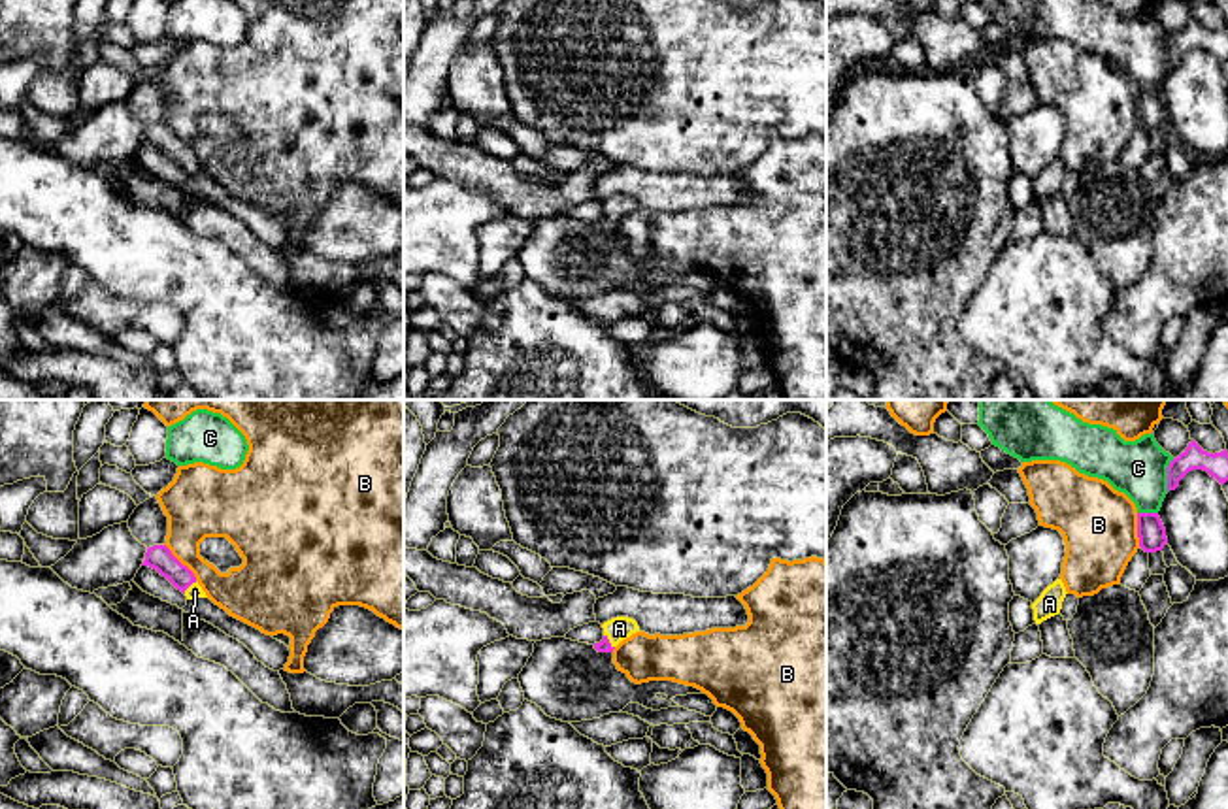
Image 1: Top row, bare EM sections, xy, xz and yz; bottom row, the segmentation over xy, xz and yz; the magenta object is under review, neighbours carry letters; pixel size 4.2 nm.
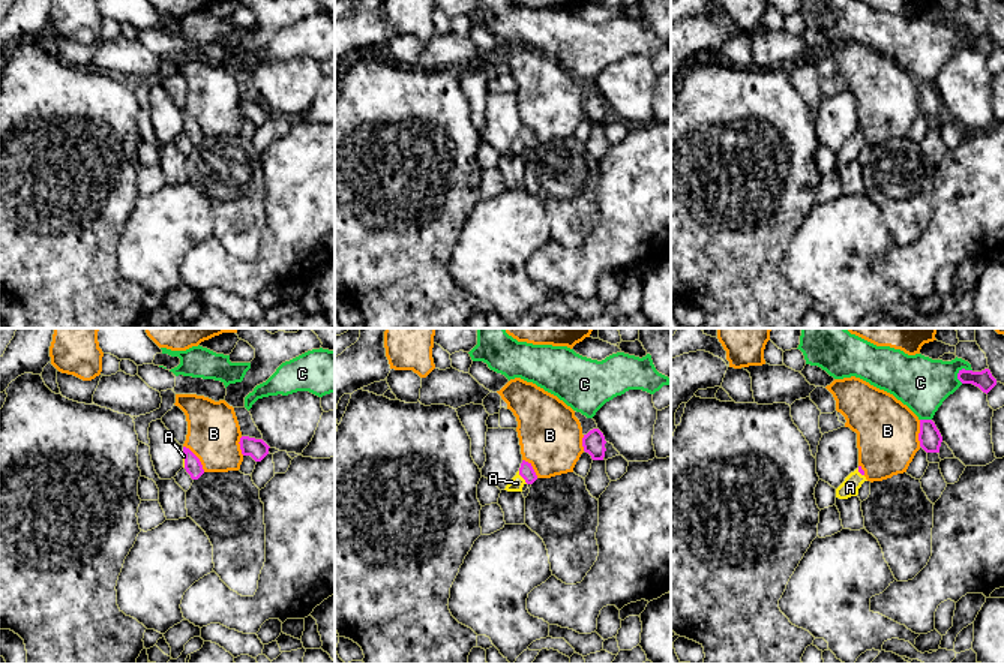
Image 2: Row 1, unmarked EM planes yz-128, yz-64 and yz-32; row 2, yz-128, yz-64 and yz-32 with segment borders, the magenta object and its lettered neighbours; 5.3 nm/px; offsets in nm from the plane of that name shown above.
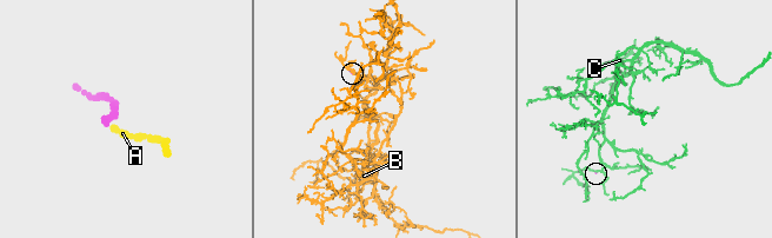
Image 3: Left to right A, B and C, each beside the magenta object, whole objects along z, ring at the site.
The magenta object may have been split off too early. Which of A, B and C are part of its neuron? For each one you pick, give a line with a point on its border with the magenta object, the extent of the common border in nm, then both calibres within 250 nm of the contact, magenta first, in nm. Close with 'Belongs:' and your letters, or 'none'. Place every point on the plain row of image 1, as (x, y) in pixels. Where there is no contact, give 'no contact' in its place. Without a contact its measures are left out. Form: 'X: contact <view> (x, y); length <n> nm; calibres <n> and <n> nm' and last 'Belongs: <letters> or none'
A: contact xy (189, 163); length 80 nm; calibres 110 and 60 nm
Belongs: A

